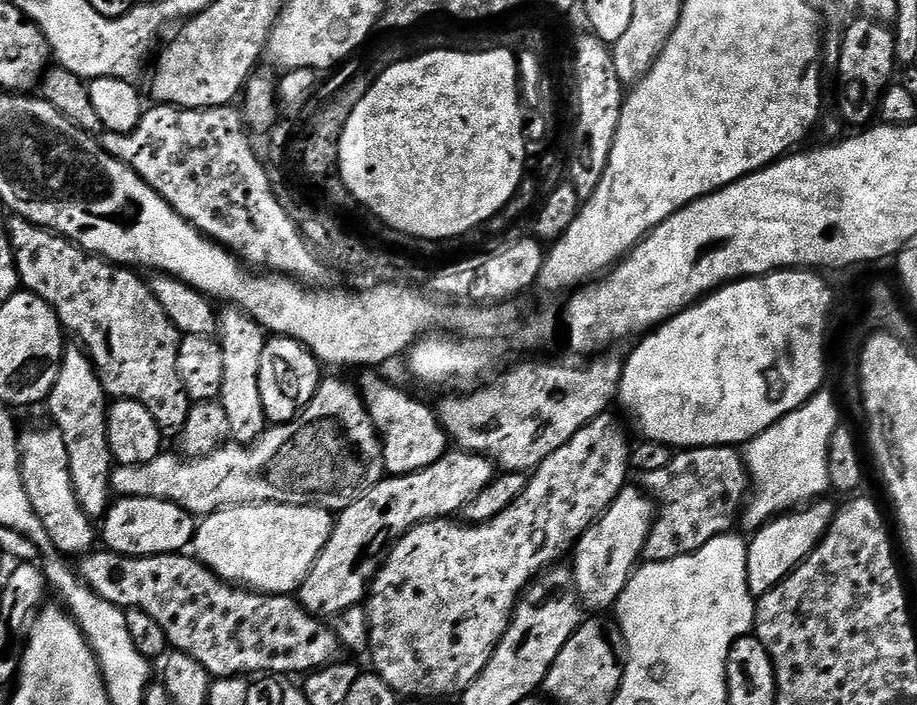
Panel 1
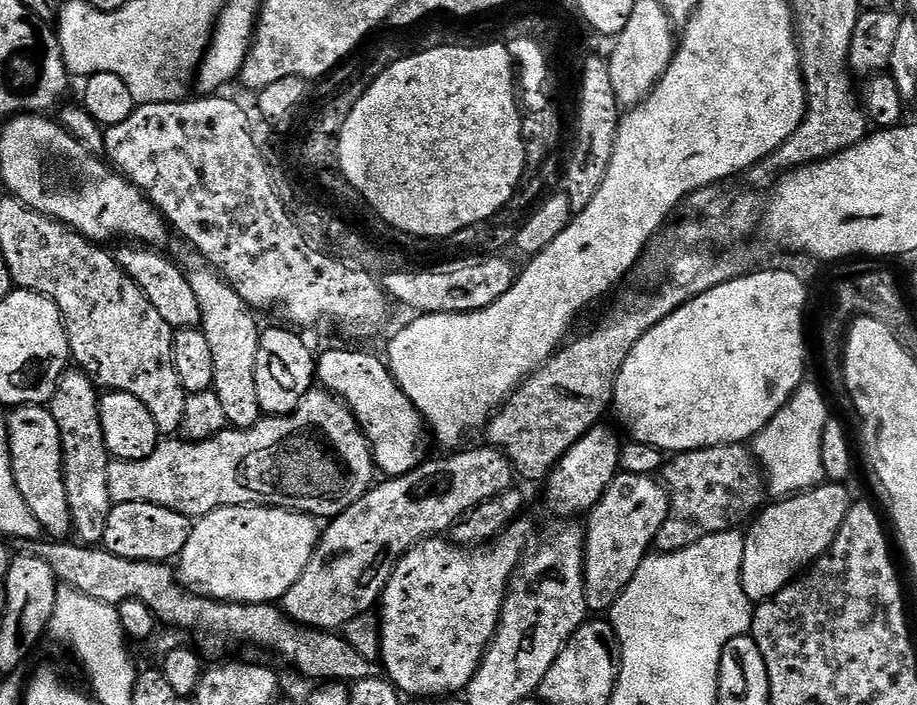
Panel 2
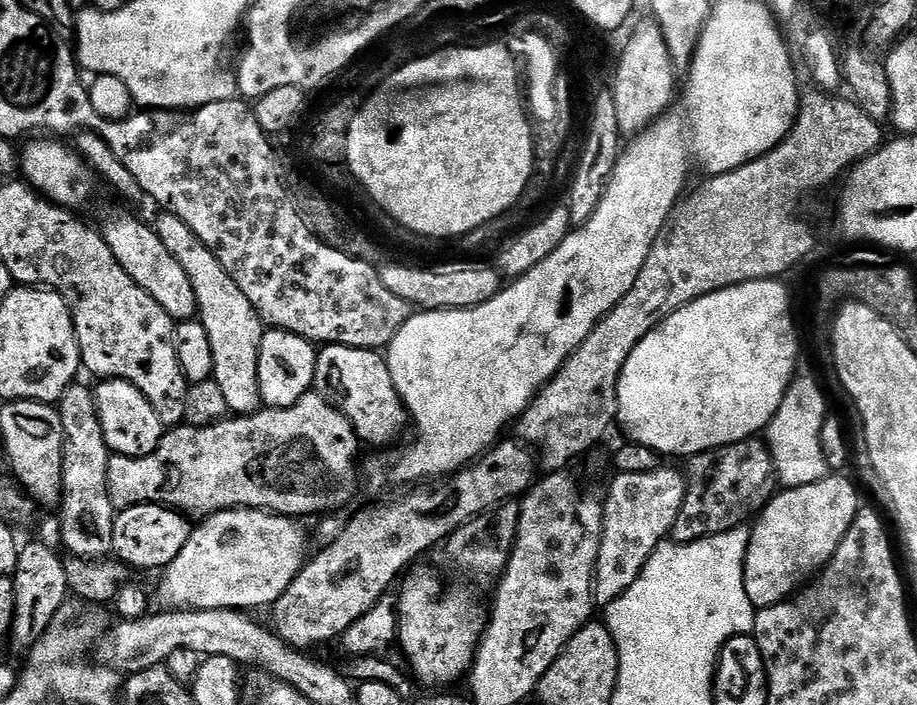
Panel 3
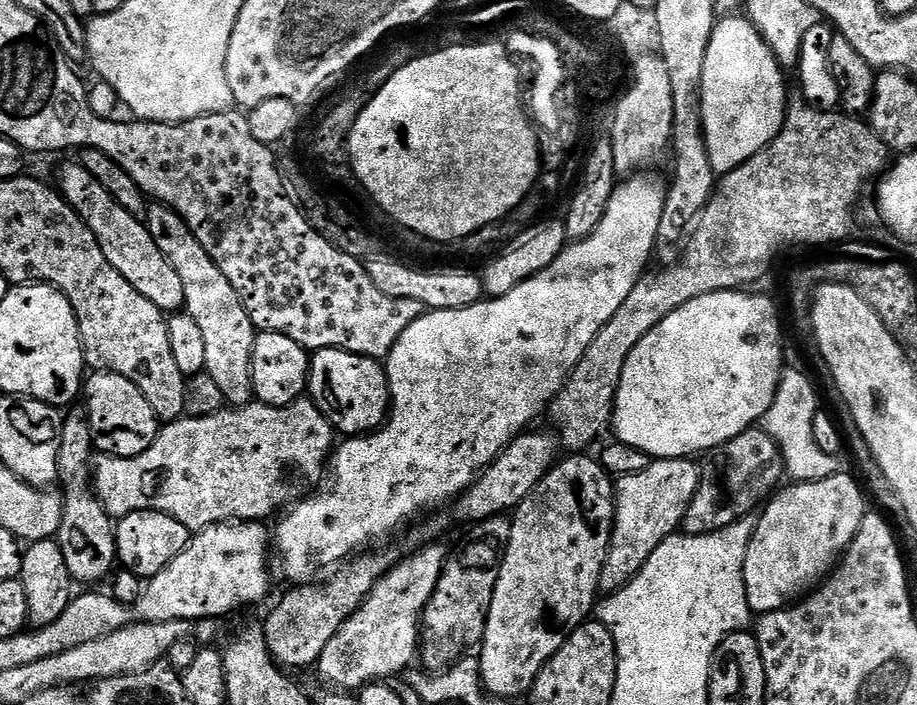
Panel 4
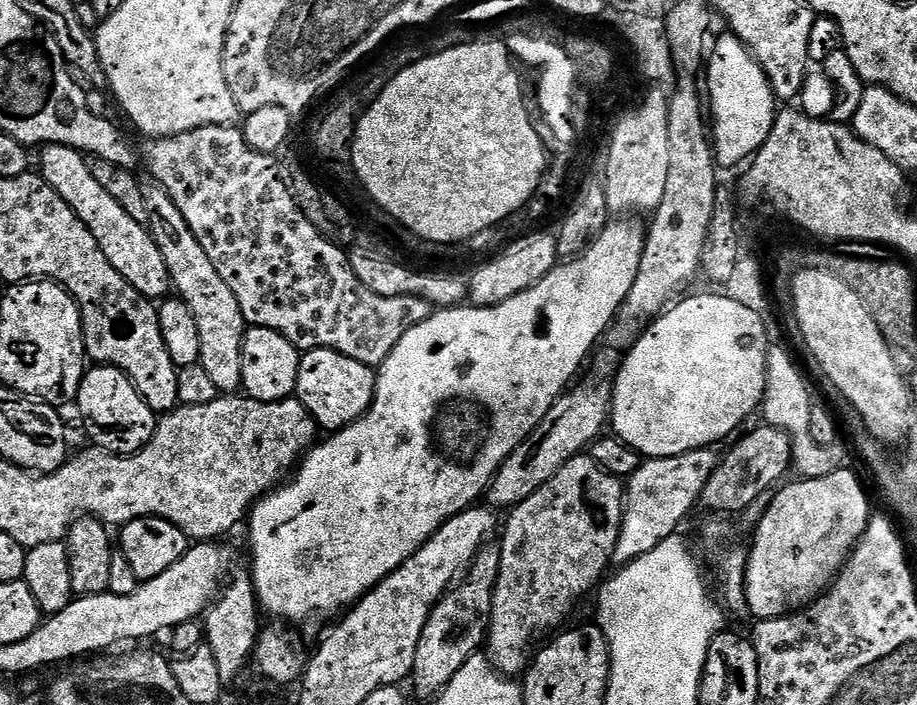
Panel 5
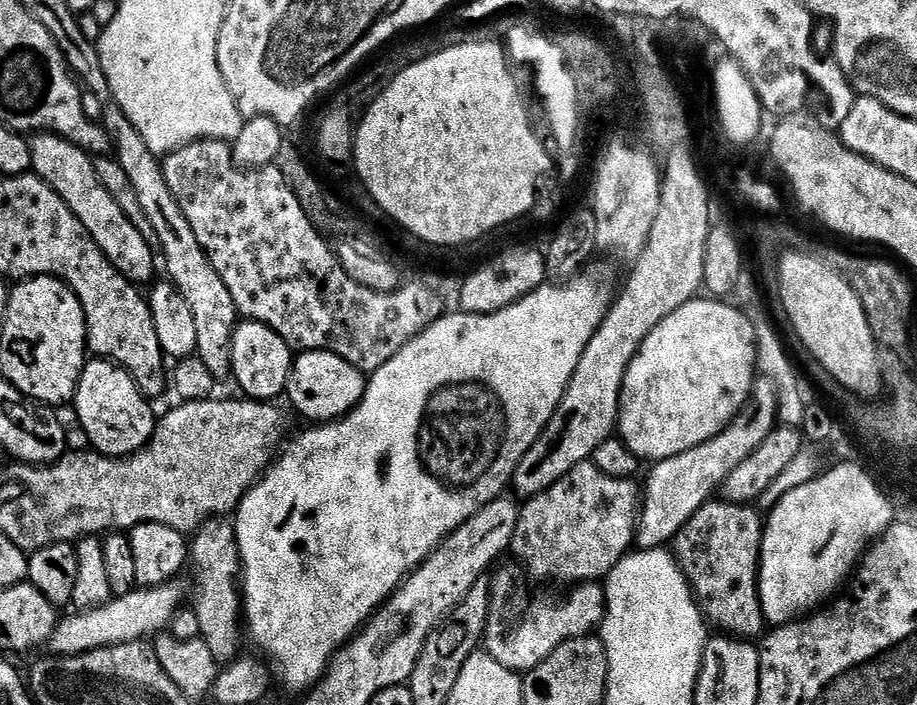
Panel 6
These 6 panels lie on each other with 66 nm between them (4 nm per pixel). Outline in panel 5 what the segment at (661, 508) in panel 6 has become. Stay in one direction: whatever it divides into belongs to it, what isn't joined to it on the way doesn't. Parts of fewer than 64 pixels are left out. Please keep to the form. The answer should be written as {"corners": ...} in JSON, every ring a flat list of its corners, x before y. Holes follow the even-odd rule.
{"corners":[[711,447,699,448,681,456,648,458,640,468,627,477,624,493,624,522,620,527,618,546,614,546,612,564,623,566,650,554,666,538,677,535,680,523,692,507,700,504,700,495,716,468,717,453]]}

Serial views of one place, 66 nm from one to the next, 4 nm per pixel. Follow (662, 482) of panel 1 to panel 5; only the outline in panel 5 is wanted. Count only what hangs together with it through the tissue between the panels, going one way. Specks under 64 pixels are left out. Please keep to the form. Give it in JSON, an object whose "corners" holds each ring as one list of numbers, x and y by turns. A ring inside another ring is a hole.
{"corners":[[761,423,759,427,753,432,745,431,739,437,741,440,725,456,721,455,717,459,716,468,710,474,700,495,700,504,712,511,709,513,743,514,750,502,754,502,754,498,773,491,785,479,783,476,787,474,788,468,790,472,793,467,792,439,769,424]]}

